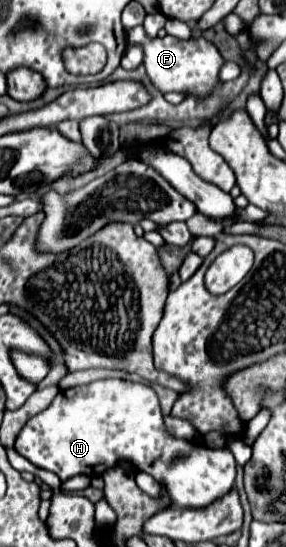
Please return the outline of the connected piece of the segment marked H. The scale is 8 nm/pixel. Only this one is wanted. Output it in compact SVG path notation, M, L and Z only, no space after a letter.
M104 379L104 381L94 381L90 385L60 391L42 413L34 415L22 427L16 439L16 451L36 467L56 473L60 481L66 481L74 475L98 477L106 469L114 467L118 459L128 459L136 463L140 471L150 473L156 481L164 481L174 507L184 507L184 509L202 509L212 505L216 497L224 497L224 493L228 493L228 489L234 487L234 477L236 477L236 461L228 449L196 447L190 441L170 437L170 433L164 429L154 389L142 383L130 383L122 379Z

